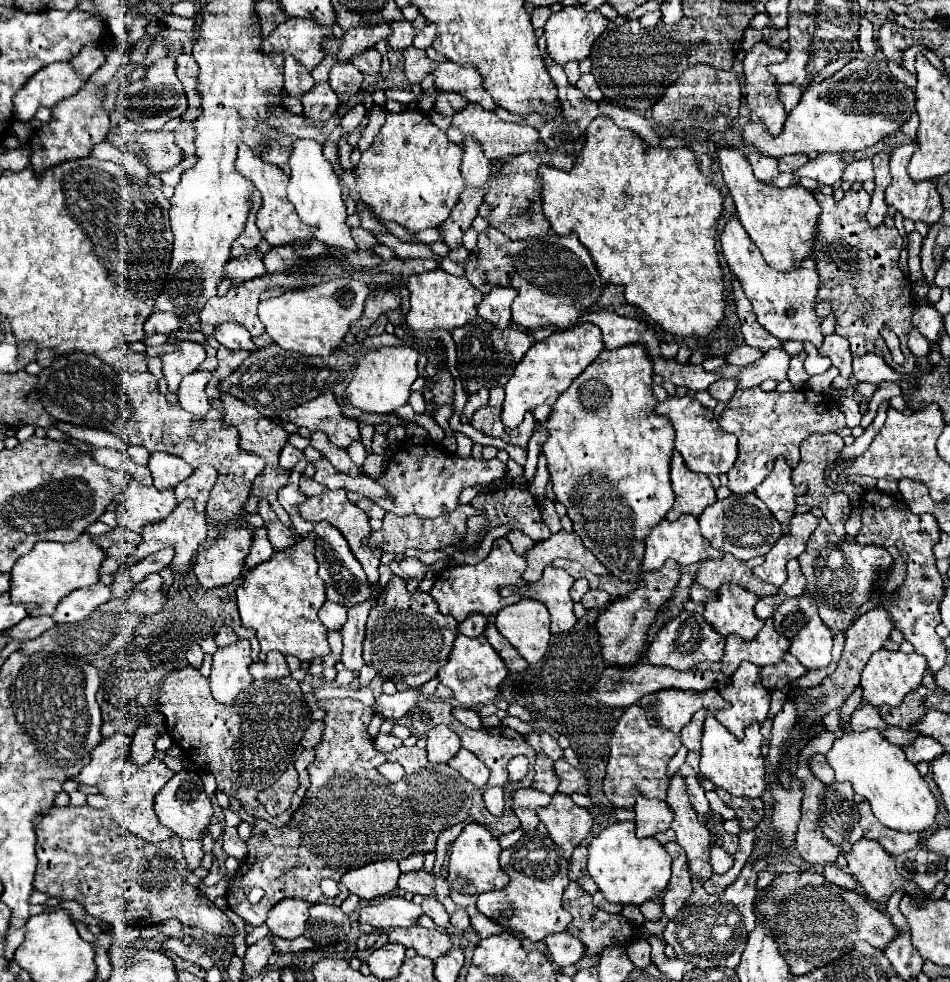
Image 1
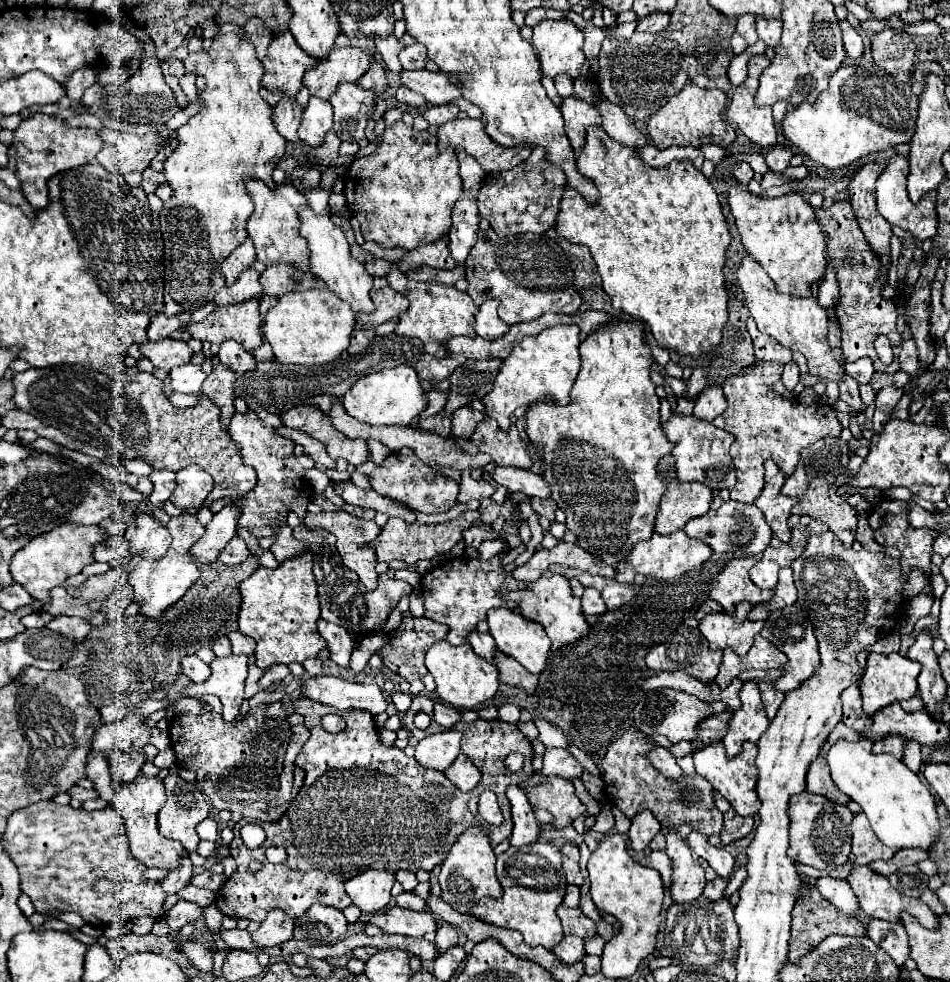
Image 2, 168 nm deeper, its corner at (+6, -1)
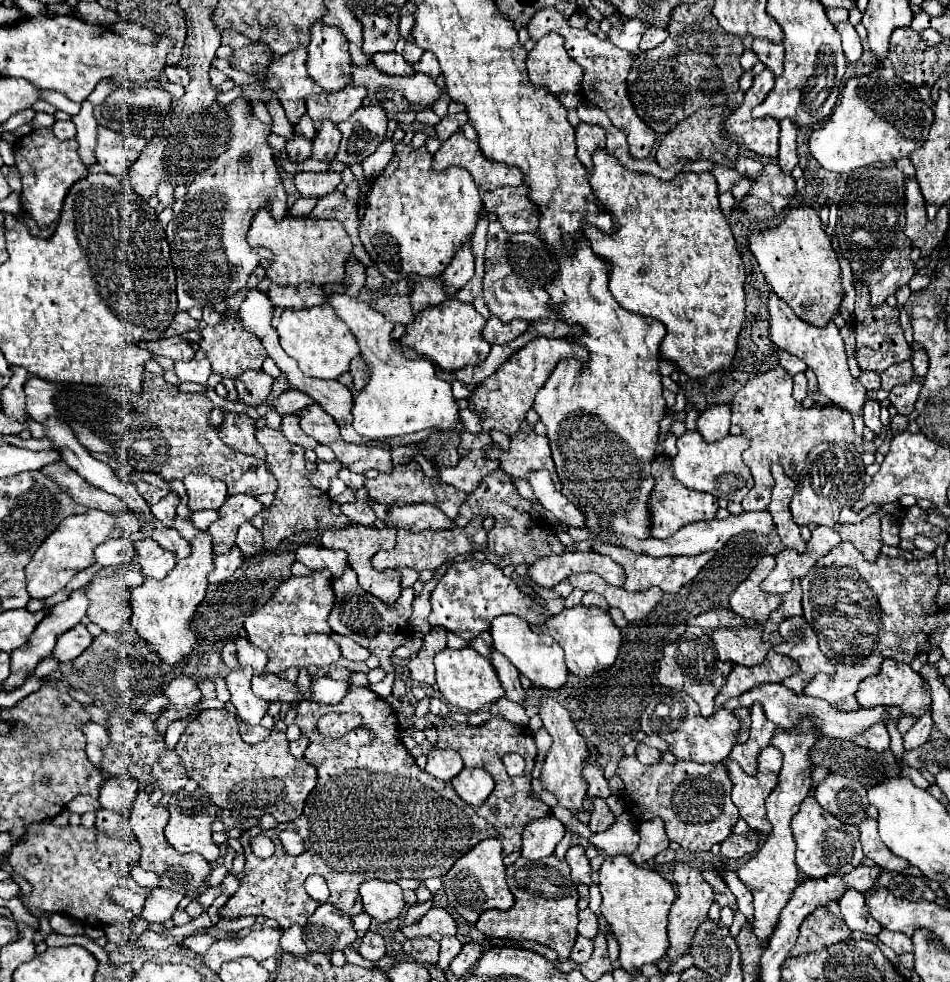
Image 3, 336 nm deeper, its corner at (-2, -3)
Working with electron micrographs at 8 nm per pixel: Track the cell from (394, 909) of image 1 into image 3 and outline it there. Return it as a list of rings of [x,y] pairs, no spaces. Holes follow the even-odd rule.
[[[431,907],[417,923],[401,929],[407,939],[413,937],[429,937],[433,933],[439,935],[457,935],[457,919],[443,907]]]

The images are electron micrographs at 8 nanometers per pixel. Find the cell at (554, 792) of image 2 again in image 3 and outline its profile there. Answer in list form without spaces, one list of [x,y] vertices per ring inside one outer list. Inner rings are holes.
[[[551,697],[541,699],[539,717],[543,719],[543,729],[553,737],[549,753],[547,753],[547,757],[543,761],[541,781],[543,781],[545,789],[555,793],[559,805],[563,805],[563,807],[567,807],[567,809],[571,809],[575,813],[577,809],[581,809],[583,797],[587,795],[587,781],[583,777],[583,767],[587,765],[587,757],[589,757],[587,743],[579,735],[575,723],[571,721],[569,711],[565,707],[561,707],[557,701],[553,701]]]

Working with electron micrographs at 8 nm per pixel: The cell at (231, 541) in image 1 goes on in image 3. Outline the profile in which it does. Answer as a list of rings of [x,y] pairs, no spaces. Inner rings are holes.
[[[231,495],[219,509],[219,519],[209,525],[207,533],[213,537],[213,551],[215,555],[229,553],[235,535],[239,527],[245,521],[251,521],[259,511],[263,509],[263,503],[253,495]]]

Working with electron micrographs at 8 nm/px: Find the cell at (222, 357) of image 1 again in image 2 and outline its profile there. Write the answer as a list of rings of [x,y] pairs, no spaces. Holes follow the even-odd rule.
[[[217,363],[213,365],[213,371],[207,375],[205,383],[203,383],[203,393],[221,407],[221,425],[223,429],[227,429],[227,421],[233,417],[235,409],[233,409],[233,383],[235,383],[235,375],[231,373],[231,369],[227,369],[227,365]]]

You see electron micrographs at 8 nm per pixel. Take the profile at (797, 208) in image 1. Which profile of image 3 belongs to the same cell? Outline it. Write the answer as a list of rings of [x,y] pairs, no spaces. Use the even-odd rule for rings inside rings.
[[[791,209],[779,227],[753,233],[749,241],[751,253],[759,261],[759,269],[771,285],[773,293],[783,299],[799,319],[813,325],[827,325],[839,313],[843,299],[839,259],[831,247],[831,239],[823,231],[815,209]]]

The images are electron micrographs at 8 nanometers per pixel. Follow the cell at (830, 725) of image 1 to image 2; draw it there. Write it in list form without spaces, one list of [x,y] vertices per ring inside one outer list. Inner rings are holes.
[[[817,757],[811,765],[809,765],[809,771],[807,771],[807,791],[809,793],[821,793],[821,795],[827,795],[829,799],[837,801],[837,803],[847,803],[849,797],[843,795],[831,781],[831,775],[829,775],[829,765],[825,761],[825,757]]]

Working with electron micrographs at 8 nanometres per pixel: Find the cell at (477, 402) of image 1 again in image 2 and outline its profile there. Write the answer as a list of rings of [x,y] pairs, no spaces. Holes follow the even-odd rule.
[[[465,405],[465,407],[461,407],[461,409],[457,409],[457,411],[453,413],[451,433],[457,435],[457,437],[463,437],[463,439],[469,439],[471,433],[473,433],[473,429],[475,429],[475,425],[477,425],[479,421],[483,421],[483,419],[485,419],[483,413],[479,413],[479,411],[471,409],[469,405]]]

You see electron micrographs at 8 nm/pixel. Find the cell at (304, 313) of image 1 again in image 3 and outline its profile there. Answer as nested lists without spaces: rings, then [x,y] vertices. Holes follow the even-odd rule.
[[[323,303],[309,309],[287,309],[281,313],[277,327],[281,337],[281,347],[289,357],[293,357],[301,371],[307,371],[309,377],[319,379],[337,379],[349,371],[349,363],[359,355],[359,345],[349,331],[349,327],[335,315],[335,311]]]

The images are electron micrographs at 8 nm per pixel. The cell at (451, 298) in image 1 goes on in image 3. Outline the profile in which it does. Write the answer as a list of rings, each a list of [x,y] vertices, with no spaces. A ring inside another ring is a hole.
[[[453,297],[453,299],[445,299],[439,307],[425,309],[415,323],[407,325],[401,343],[417,351],[419,355],[431,359],[439,369],[453,373],[469,365],[479,365],[483,363],[483,359],[487,359],[491,345],[481,337],[483,325],[485,319],[475,311],[473,305],[461,303]]]

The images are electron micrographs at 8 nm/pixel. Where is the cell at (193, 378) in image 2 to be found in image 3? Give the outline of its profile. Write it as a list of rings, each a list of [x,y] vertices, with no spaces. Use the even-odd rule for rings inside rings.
[[[191,359],[191,361],[175,361],[175,373],[181,381],[191,381],[191,383],[201,383],[205,385],[209,375],[211,375],[211,365],[207,359]]]

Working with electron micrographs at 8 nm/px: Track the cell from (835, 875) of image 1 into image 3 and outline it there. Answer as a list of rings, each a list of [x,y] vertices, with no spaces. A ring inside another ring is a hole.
[[[849,889],[841,899],[839,899],[839,907],[845,919],[845,925],[851,931],[861,931],[865,935],[873,935],[877,937],[881,931],[881,925],[871,917],[871,913],[867,911],[867,903],[865,903],[865,895]]]

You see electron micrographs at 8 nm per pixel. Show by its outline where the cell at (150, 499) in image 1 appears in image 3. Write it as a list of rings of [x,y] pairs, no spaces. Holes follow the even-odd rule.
[[[143,539],[135,543],[135,551],[139,555],[141,573],[145,577],[163,579],[173,567],[175,567],[175,555],[171,551],[165,551],[159,543],[153,539]]]

